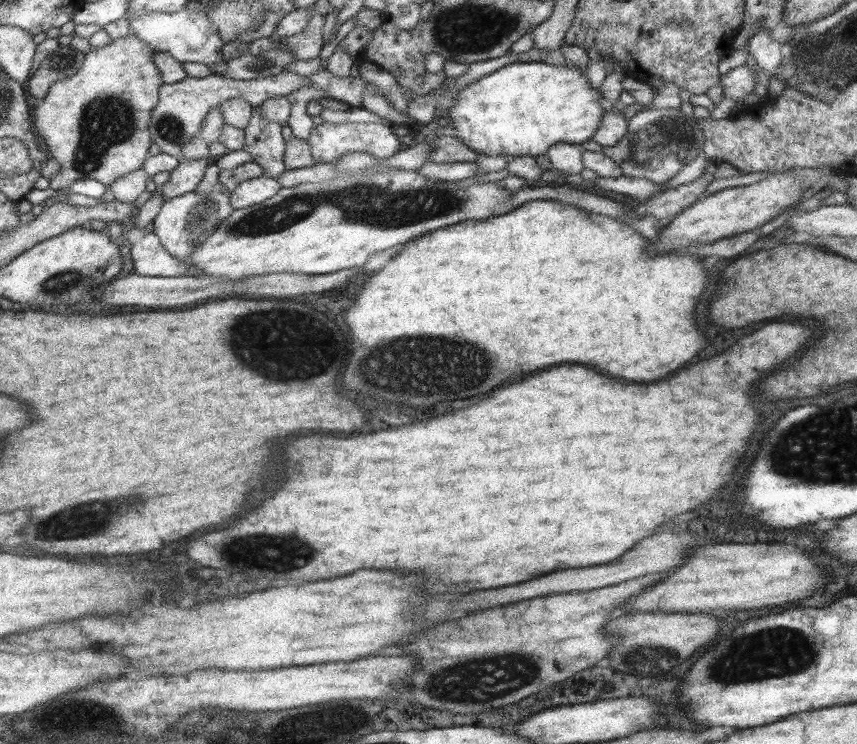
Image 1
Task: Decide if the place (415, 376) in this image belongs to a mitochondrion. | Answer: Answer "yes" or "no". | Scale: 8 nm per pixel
yes

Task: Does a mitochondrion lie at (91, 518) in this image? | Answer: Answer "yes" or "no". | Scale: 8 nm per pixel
yes

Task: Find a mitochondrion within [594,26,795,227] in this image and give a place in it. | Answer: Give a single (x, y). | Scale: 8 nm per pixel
(639, 141)

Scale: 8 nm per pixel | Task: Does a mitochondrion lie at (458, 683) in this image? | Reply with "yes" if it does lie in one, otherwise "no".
yes

